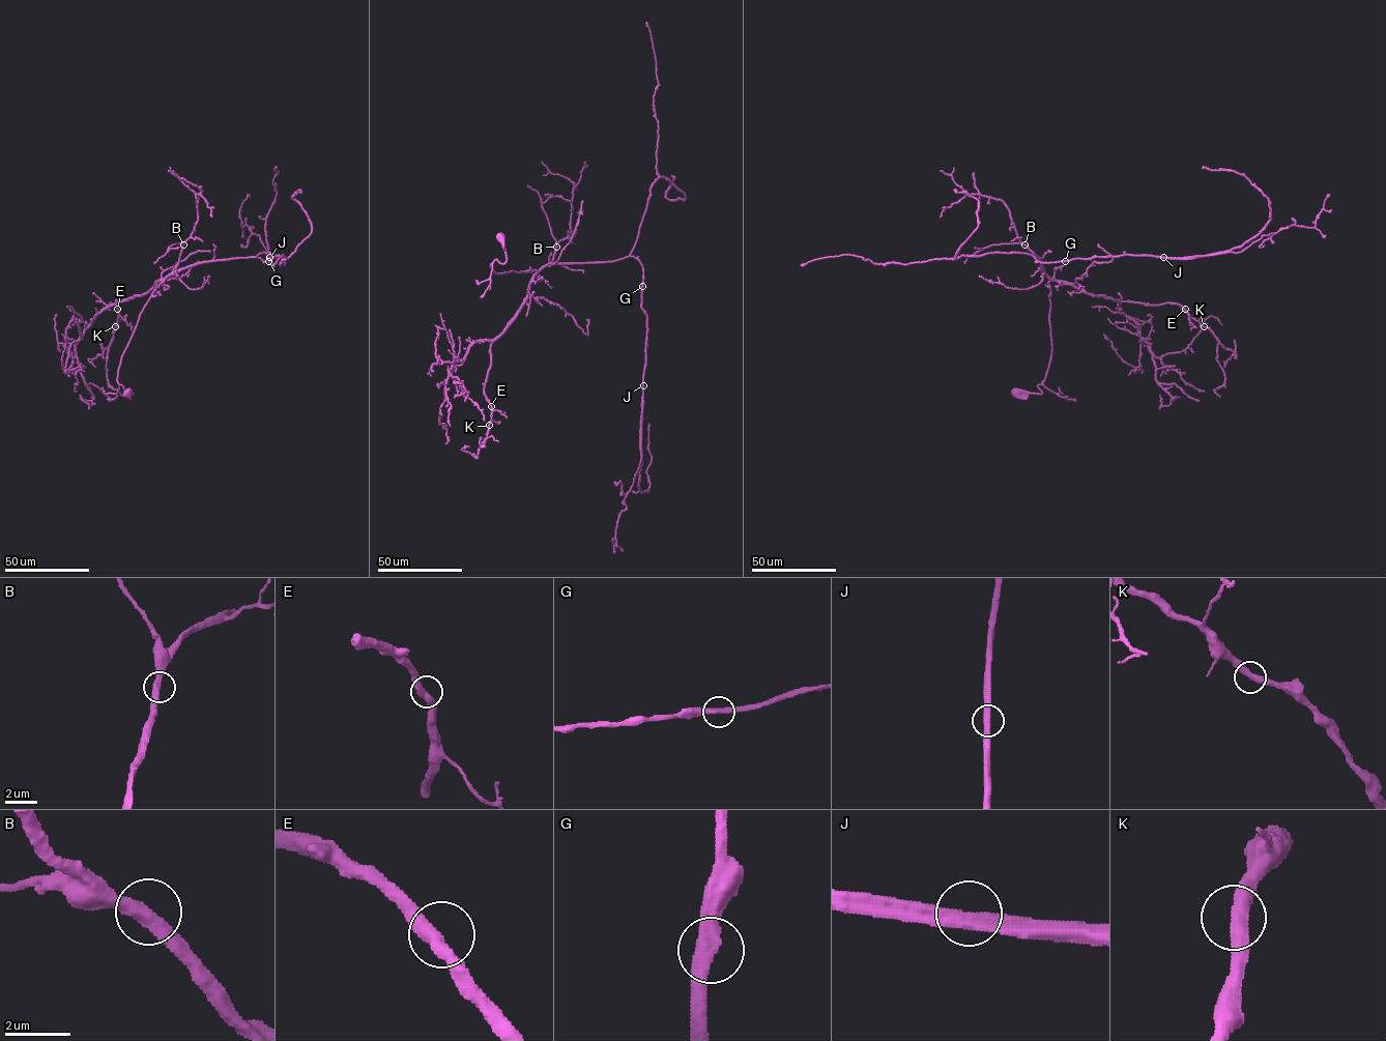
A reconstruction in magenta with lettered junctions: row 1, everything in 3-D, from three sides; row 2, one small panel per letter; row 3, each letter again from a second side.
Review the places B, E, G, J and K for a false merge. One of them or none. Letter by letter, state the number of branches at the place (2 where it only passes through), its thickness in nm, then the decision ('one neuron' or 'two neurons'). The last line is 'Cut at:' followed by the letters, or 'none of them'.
B: branches 2; calibre 400 nm; one neuron
E: branches 2; calibre 400 nm; one neuron
G: branches 2; calibre 400 nm; one neuron
J: branches 2; calibre 420 nm; two neurons
K: branches 2; calibre 420 nm; one neuron
Cut at: J

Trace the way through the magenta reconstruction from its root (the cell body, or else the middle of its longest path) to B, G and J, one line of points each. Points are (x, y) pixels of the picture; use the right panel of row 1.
B: (1016, 393), (1042, 393), (1038, 385), (1044, 379), (1051, 349), (1050, 279), (1039, 259), (1024, 244)
G: (1016, 393), (1042, 393), (1038, 385), (1051, 354), (1050, 280), (1034, 257), (1042, 262), (1065, 261)
J: (1016, 393), (1042, 393), (1038, 385), (1051, 354), (1050, 280), (1034, 257), (1042, 262), (1163, 257)

